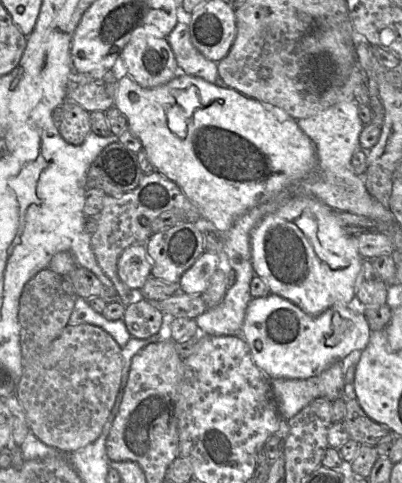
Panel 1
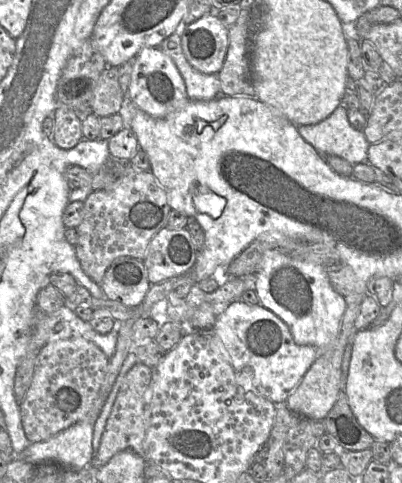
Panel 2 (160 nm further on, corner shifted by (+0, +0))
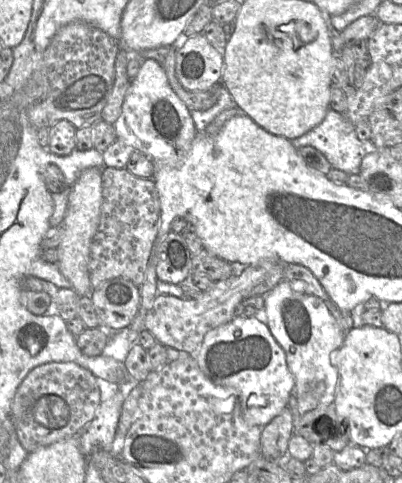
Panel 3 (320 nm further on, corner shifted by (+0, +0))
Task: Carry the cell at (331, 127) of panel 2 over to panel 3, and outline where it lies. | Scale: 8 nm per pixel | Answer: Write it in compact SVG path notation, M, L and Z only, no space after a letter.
M329 108L323 121L311 131L291 141L295 148L312 146L319 150L330 162L334 169L348 175L359 174L362 159L368 152L369 146L358 139L355 126L341 113Z

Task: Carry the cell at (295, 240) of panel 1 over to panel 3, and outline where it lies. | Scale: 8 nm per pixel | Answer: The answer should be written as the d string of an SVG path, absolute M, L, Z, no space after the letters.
M280 282L265 295L264 309L267 312L267 325L270 332L284 350L288 369L295 379L294 399L299 414L334 403L339 383L339 372L334 355L342 346L346 331L340 326L326 303L317 296L294 291L287 282Z

